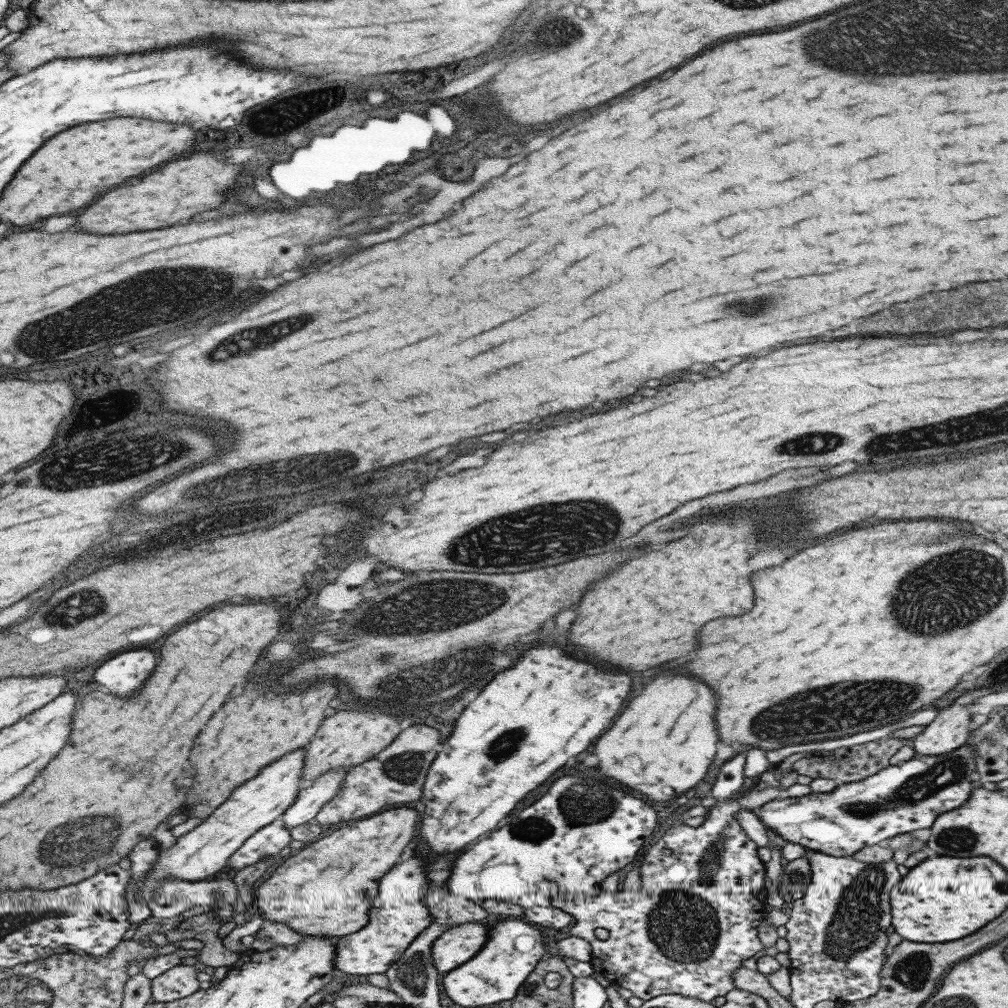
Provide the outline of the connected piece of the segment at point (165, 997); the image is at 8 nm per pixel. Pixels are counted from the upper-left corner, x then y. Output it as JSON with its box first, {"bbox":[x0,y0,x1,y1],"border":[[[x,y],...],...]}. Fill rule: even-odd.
{"bbox":[150,965,199,1002],"border":[[[198,965],[172,966],[150,980],[150,995],[153,1002],[171,1002],[193,994],[199,990],[195,979]]]}

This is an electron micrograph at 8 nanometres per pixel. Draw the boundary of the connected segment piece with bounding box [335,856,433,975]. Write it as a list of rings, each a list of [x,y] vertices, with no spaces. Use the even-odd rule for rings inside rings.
[[[409,858],[401,864],[397,864],[395,868],[391,868],[381,880],[379,880],[379,896],[373,898],[371,902],[371,910],[369,910],[369,922],[355,934],[347,934],[341,936],[341,940],[337,942],[337,956],[335,956],[335,968],[347,974],[381,974],[384,973],[391,964],[393,964],[401,953],[413,942],[413,938],[425,930],[431,924],[431,916],[429,910],[423,904],[423,884],[425,884],[425,860],[421,858]]]

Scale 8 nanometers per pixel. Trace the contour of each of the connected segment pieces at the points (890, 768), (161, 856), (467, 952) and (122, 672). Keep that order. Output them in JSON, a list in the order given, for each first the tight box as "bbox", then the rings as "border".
[{"bbox":[755,745,977,857],"border":[[[971,745],[938,755],[914,754],[899,765],[887,765],[875,774],[858,781],[840,783],[828,793],[809,793],[799,798],[781,795],[755,810],[756,817],[766,828],[771,828],[786,842],[793,842],[809,852],[822,852],[827,856],[847,857],[867,846],[882,844],[896,834],[929,828],[941,813],[961,806],[977,780],[974,752]]]},{"bbox":[141,748,306,906],"border":[[[306,748],[288,752],[267,763],[257,774],[236,786],[227,798],[216,806],[205,820],[185,835],[175,838],[175,844],[165,850],[158,849],[158,858],[146,874],[141,898],[147,906],[158,884],[165,879],[184,881],[207,880],[223,870],[230,856],[254,832],[279,818],[287,810],[302,788],[302,768]]]},{"bbox":[431,924,487,972],"border":[[[461,924],[445,930],[431,944],[431,960],[437,972],[449,972],[467,962],[487,938],[487,928],[481,924]]]},{"bbox":[97,650,155,698],"border":[[[133,650],[117,654],[103,662],[97,670],[97,683],[109,688],[111,694],[131,698],[143,680],[151,674],[155,656],[149,650]]]}]

